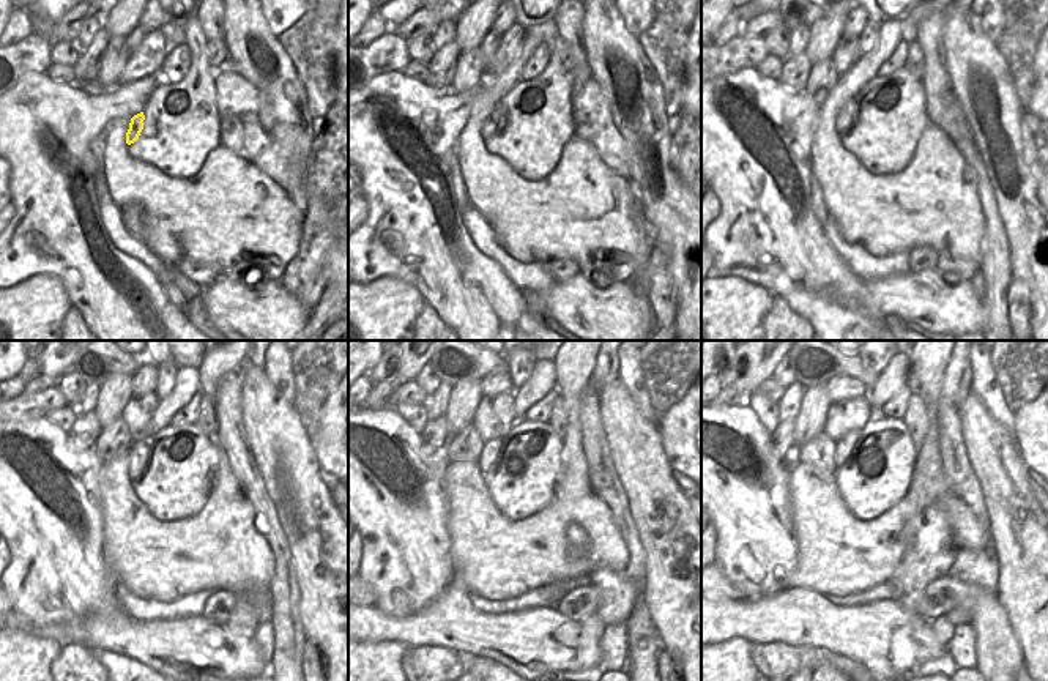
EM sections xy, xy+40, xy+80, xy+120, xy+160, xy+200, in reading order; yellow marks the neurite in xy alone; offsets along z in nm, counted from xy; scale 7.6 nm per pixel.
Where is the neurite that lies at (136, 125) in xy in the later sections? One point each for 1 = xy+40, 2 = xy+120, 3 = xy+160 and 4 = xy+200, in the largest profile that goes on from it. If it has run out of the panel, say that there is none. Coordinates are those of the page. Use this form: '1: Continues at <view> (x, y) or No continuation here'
1: Continues at xy+40 (489, 125)
2: Continues at xy+120 (139, 450)
3: Continues at xy+160 (492, 448)
4: Continues at xy+200 (845, 445).

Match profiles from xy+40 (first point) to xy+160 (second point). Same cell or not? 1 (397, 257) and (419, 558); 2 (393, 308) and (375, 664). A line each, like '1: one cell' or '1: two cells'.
1: one cell
2: one cell

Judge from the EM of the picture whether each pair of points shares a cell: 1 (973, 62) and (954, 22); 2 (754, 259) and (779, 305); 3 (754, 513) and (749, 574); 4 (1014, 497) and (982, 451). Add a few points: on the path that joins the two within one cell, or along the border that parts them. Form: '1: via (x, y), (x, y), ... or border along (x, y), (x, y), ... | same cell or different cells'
1: via (968, 52), (962, 32) | same cell
2: border along (774, 295), (779, 295), (804, 319) | different cells
3: via (754, 528), (754, 558) | same cell
4: via (1004, 486), (1003, 475), (993, 462) | same cell

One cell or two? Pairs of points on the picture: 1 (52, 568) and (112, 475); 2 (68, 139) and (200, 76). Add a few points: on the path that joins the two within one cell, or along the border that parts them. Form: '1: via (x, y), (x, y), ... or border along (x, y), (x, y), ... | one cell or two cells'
1: border along (101, 464), (100, 503), (104, 528) | two cells
2: border along (159, 84), (142, 111) | two cells

